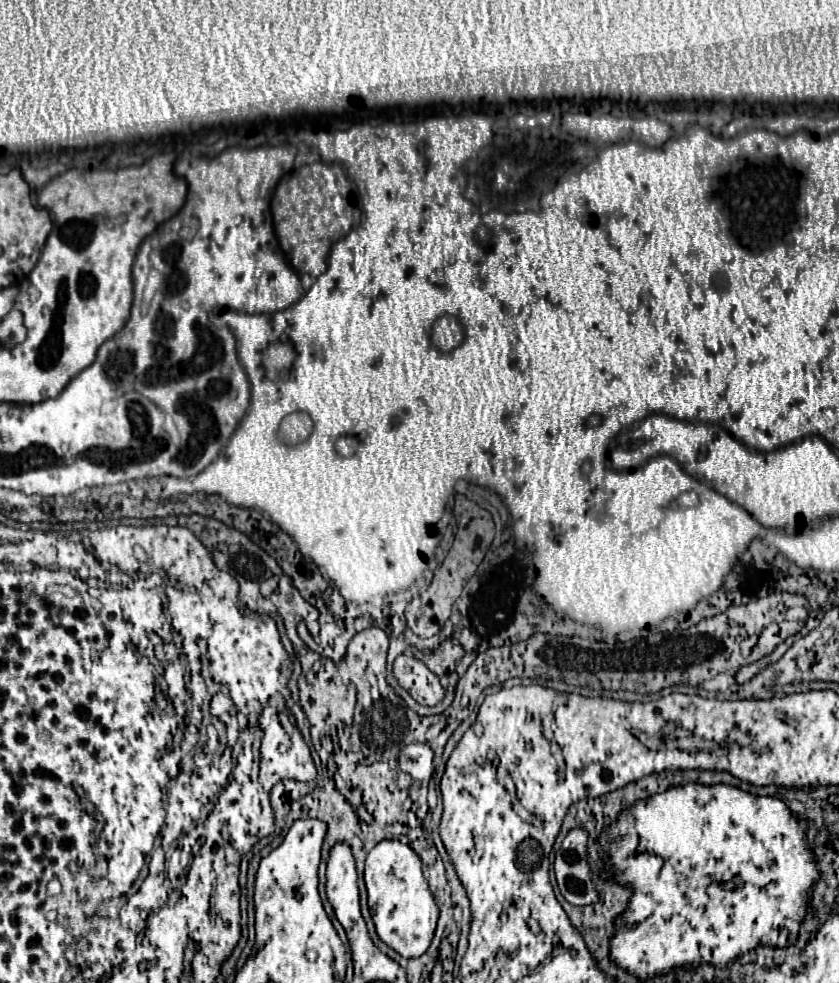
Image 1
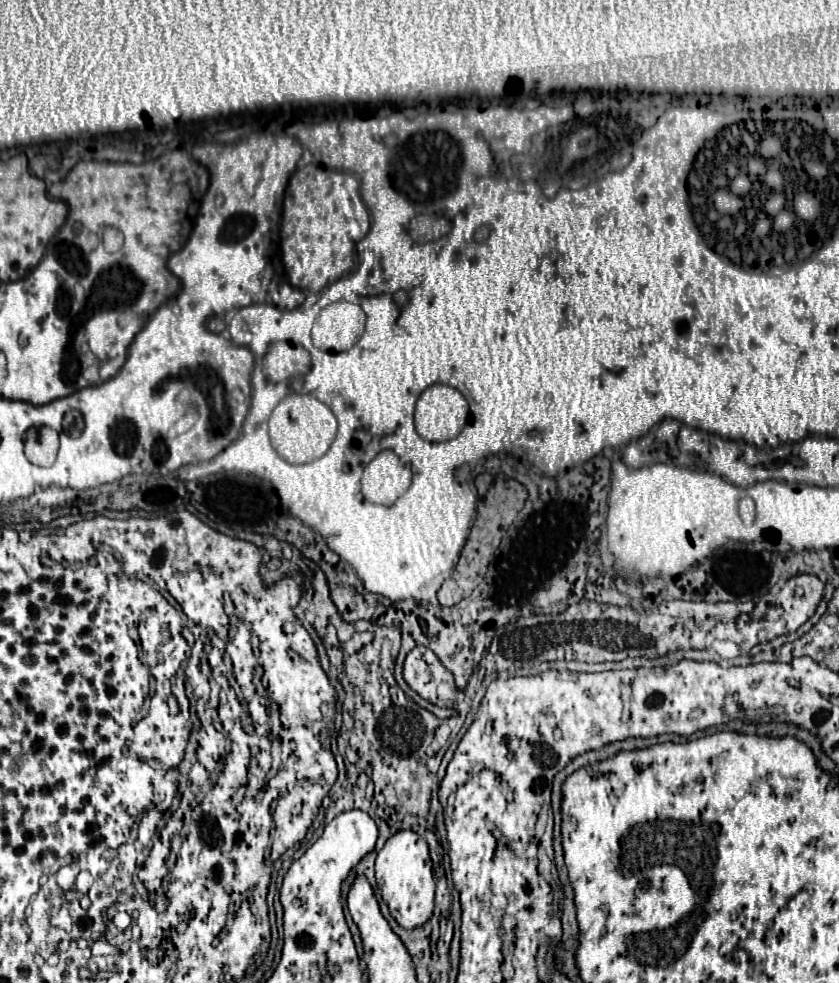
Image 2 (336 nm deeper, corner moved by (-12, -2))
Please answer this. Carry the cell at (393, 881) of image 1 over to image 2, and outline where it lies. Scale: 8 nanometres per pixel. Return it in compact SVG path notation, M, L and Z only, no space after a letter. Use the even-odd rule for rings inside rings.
M412 830L396 832L376 858L376 884L392 918L406 930L426 924L434 914L434 876L428 844Z

